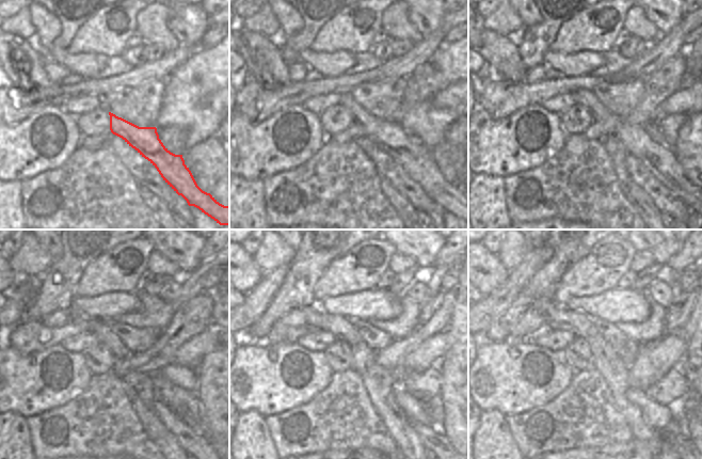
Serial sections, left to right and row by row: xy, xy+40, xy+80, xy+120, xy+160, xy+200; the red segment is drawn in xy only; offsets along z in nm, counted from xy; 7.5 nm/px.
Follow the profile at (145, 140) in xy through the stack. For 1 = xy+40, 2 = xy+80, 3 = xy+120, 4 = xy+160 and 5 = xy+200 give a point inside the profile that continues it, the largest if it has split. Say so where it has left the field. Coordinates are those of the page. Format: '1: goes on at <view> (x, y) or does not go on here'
1: goes on at xy+40 (410, 152)
2: goes on at xy+80 (660, 161)
3: goes on at xy+120 (186, 405)
4: goes on at xy+160 (341, 328)
5: goes on at xy+200 (556, 317)

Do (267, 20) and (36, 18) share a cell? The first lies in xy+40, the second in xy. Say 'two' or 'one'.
two

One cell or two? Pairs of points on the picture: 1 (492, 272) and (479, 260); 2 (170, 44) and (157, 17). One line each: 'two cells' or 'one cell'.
1: one cell
2: one cell

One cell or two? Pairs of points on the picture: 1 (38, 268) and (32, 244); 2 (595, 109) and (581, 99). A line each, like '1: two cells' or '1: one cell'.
1: one cell
2: one cell

